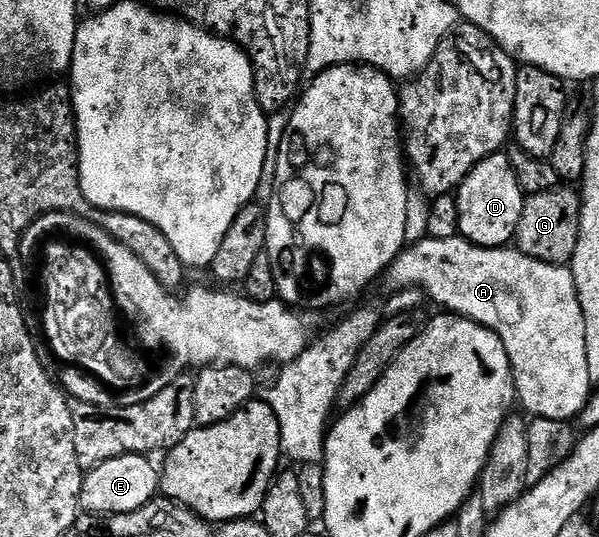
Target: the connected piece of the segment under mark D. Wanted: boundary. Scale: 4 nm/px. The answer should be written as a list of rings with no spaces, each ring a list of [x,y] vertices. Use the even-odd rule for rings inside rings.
[[[497,152],[481,160],[460,183],[455,198],[459,237],[486,248],[507,247],[513,241],[526,195],[520,189],[507,153]]]

